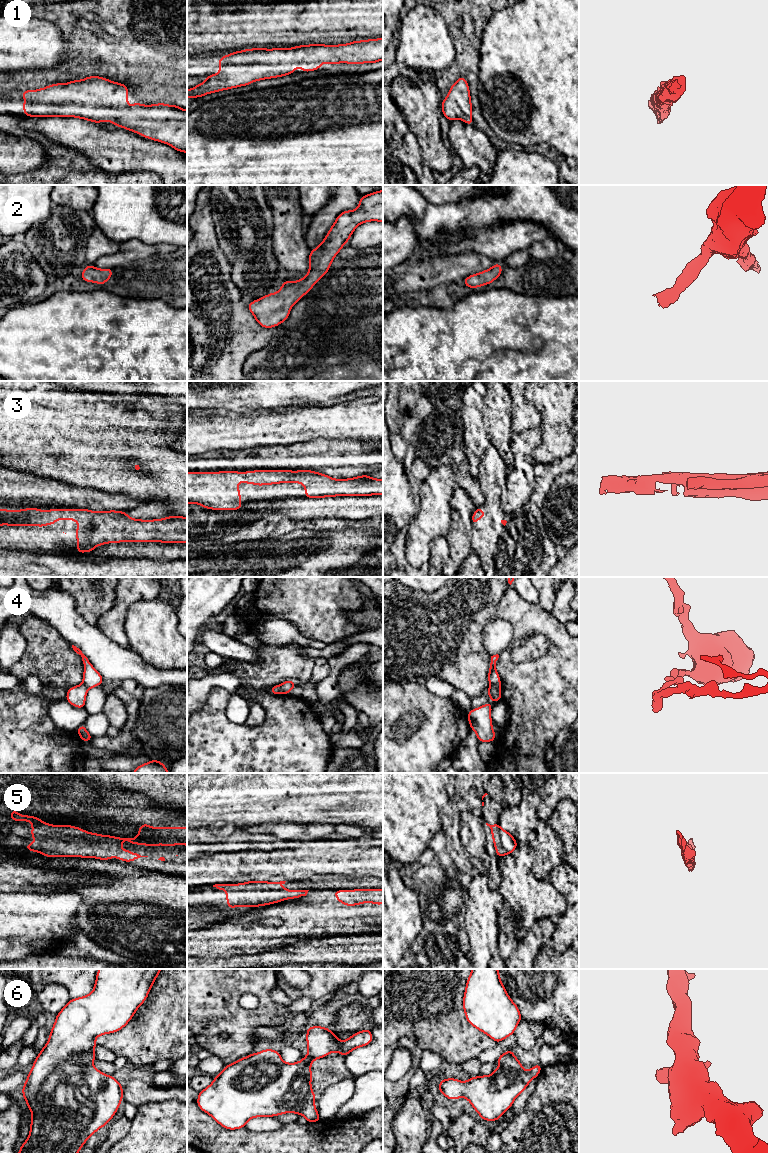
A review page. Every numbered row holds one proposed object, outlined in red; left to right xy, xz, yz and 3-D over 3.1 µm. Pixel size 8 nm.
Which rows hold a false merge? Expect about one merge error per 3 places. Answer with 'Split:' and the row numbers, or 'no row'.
Split: 4, 5

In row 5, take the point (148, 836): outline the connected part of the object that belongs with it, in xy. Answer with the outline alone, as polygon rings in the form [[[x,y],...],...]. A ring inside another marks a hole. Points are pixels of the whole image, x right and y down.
[[[34,823],[32,825],[32,832],[34,835],[45,836],[53,840],[63,840],[65,842],[114,842],[121,844],[128,841],[131,845],[142,844],[144,846],[173,846],[186,845],[187,846],[187,827],[170,828],[165,826],[151,827],[146,823],[139,825],[139,832],[136,838],[122,838],[113,837],[111,835],[100,835],[98,833],[89,833],[83,829],[73,829],[72,827],[50,827],[49,825],[42,825]]]

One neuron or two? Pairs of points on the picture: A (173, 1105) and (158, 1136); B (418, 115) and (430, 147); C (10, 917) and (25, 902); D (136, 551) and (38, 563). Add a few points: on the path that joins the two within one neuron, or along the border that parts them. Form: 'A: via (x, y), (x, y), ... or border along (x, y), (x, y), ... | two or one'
A: via (173, 1113), (173, 1119), (164, 1128) | one
B: via (424, 123), (430, 139) | one
C: via (15, 917), (25, 907) | one
D: border along (77, 555), (83, 558), (106, 561) | two

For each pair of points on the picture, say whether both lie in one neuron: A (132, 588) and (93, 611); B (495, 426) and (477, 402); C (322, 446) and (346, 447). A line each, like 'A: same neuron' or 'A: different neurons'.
A: different neurons
B: different neurons
C: same neuron

